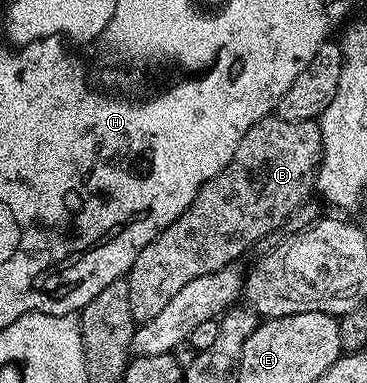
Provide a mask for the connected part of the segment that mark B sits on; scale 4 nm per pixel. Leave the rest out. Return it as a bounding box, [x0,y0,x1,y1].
[125,113,322,321]

